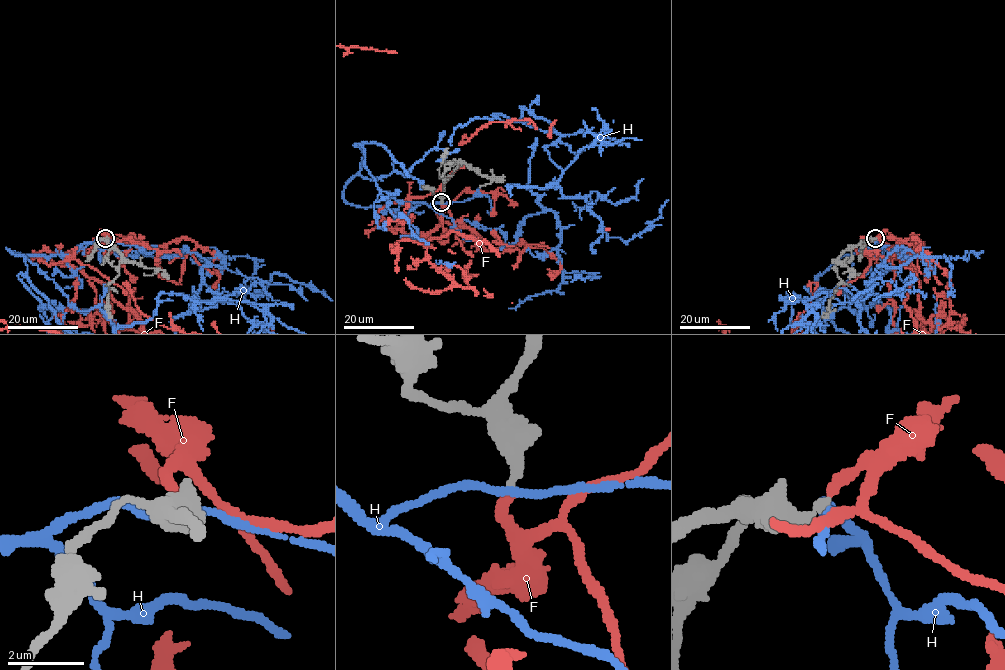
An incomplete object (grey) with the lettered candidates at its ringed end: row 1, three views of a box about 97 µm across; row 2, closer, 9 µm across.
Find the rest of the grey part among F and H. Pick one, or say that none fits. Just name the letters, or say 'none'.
F

